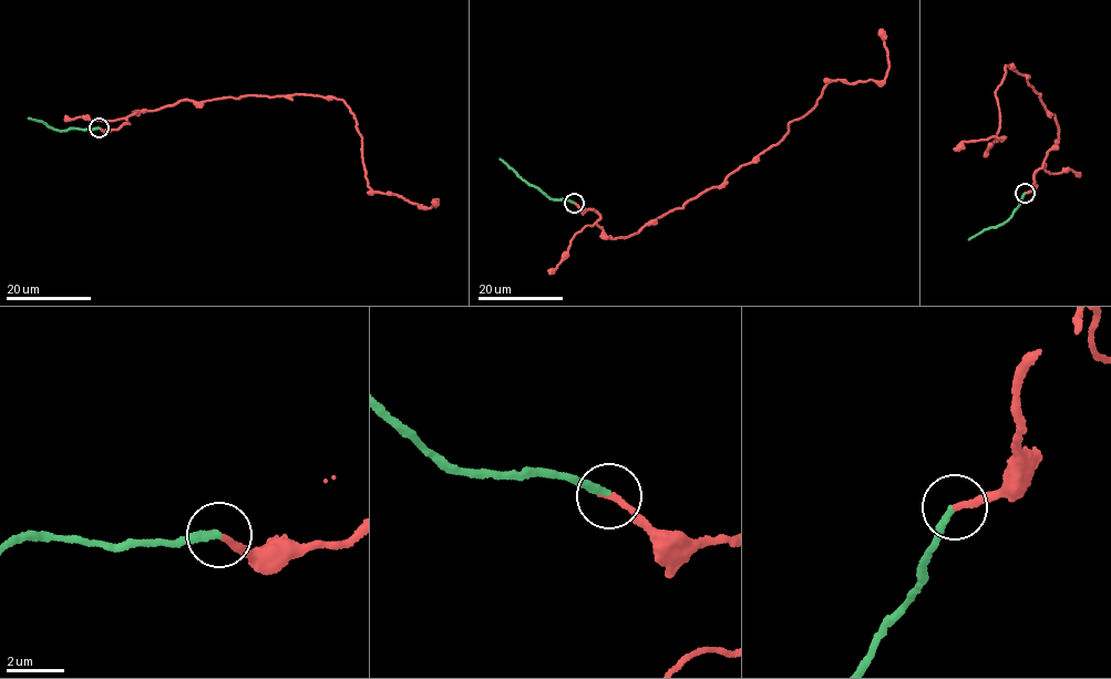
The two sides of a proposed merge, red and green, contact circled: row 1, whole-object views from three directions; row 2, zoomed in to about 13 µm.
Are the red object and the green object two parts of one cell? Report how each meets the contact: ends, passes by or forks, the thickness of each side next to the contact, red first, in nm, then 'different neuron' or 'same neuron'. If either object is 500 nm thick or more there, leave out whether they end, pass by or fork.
red ends; green ends; calibres 240 and 240 nm; same neuron

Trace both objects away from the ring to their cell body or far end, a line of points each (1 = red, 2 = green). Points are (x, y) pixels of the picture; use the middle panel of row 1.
1: (574, 203), (598, 213), (606, 237), (618, 238), (680, 208), (779, 142), (826, 84), (885, 79), (882, 29)
2: (574, 203), (547, 197), (500, 157)

